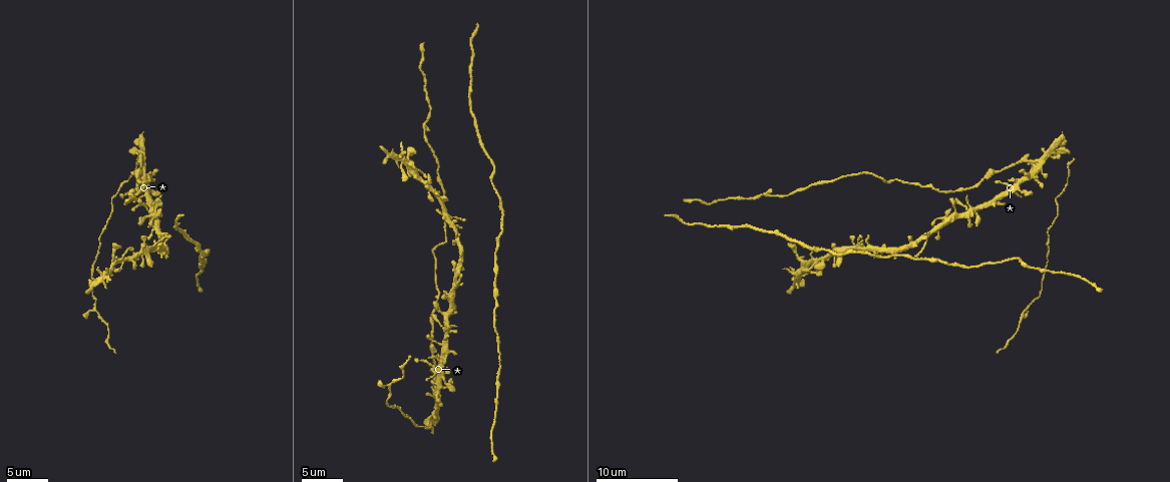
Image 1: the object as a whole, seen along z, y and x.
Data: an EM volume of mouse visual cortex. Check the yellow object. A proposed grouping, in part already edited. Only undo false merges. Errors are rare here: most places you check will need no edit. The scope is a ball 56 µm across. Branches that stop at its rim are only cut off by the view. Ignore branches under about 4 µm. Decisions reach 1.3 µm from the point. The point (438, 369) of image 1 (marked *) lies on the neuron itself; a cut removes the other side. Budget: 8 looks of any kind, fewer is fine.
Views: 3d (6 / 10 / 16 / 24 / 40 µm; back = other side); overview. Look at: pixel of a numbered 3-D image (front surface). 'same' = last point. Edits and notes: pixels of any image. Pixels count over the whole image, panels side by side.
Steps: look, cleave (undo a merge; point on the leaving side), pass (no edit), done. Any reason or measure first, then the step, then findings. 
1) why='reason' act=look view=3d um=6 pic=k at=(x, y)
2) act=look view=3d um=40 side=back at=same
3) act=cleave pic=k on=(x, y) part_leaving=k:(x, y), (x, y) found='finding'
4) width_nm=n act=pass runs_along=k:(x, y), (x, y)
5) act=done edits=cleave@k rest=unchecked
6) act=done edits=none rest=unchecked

act=look view=3d um=10 pic=1 at=(461, 250)

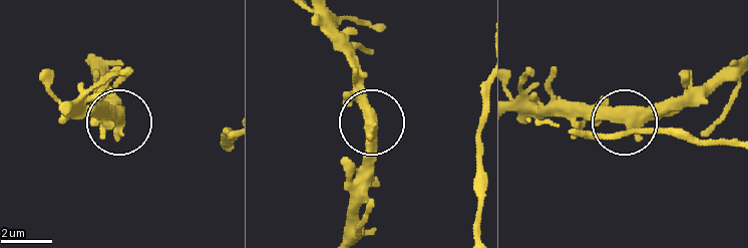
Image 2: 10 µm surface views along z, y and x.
act=pass found='continuous, no second neuron'

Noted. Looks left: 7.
act=look view=3d um=10 pic=1 at=(894, 255)

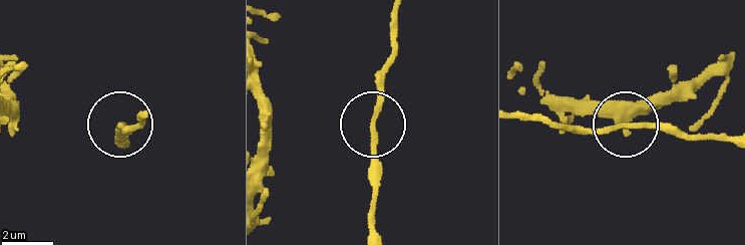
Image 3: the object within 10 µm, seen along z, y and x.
side_arm_um=30 act=pass found='one neuron here'

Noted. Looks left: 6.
act=look view=3d um=10 pic=1 at=(1032, 161)

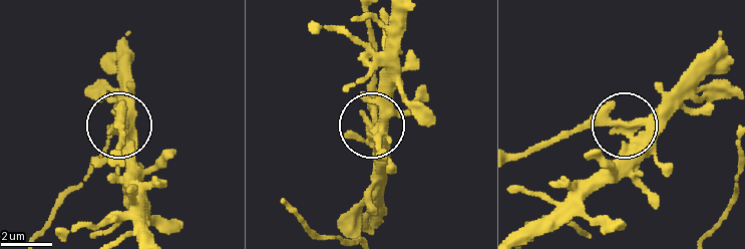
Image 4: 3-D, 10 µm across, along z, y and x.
side_arm_um=37 act=pass found='all the same neuron'

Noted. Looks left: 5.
why='thin neck' act=look view=3d um=10 pic=1 at=(398, 163)

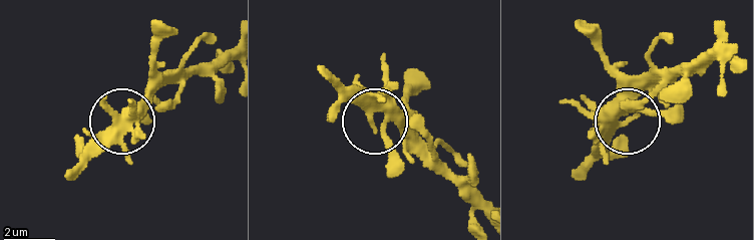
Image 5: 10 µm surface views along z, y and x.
why='from behind' act=look view=3d um=10 side=back pic=5 at=(630, 119)

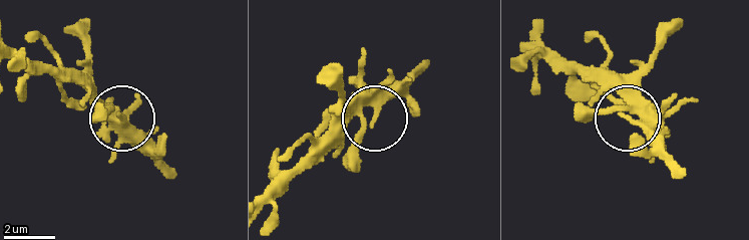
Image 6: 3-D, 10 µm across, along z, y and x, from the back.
width_nm=310 act=pass found='continuous, no second neuron'

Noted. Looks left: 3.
act=done edits=none rest=unchecked

